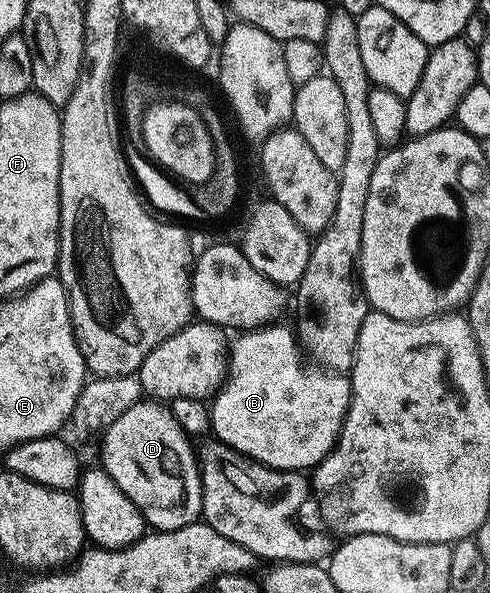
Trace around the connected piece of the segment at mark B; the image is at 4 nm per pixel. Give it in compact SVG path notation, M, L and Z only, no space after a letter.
M281 325L250 330L242 333L238 342L232 343L227 381L211 402L211 430L214 435L217 433L218 443L246 454L264 466L305 472L329 455L341 435L341 426L349 410L351 382L345 376L325 376L329 378L322 382L305 382L305 370L297 363L294 331Z

